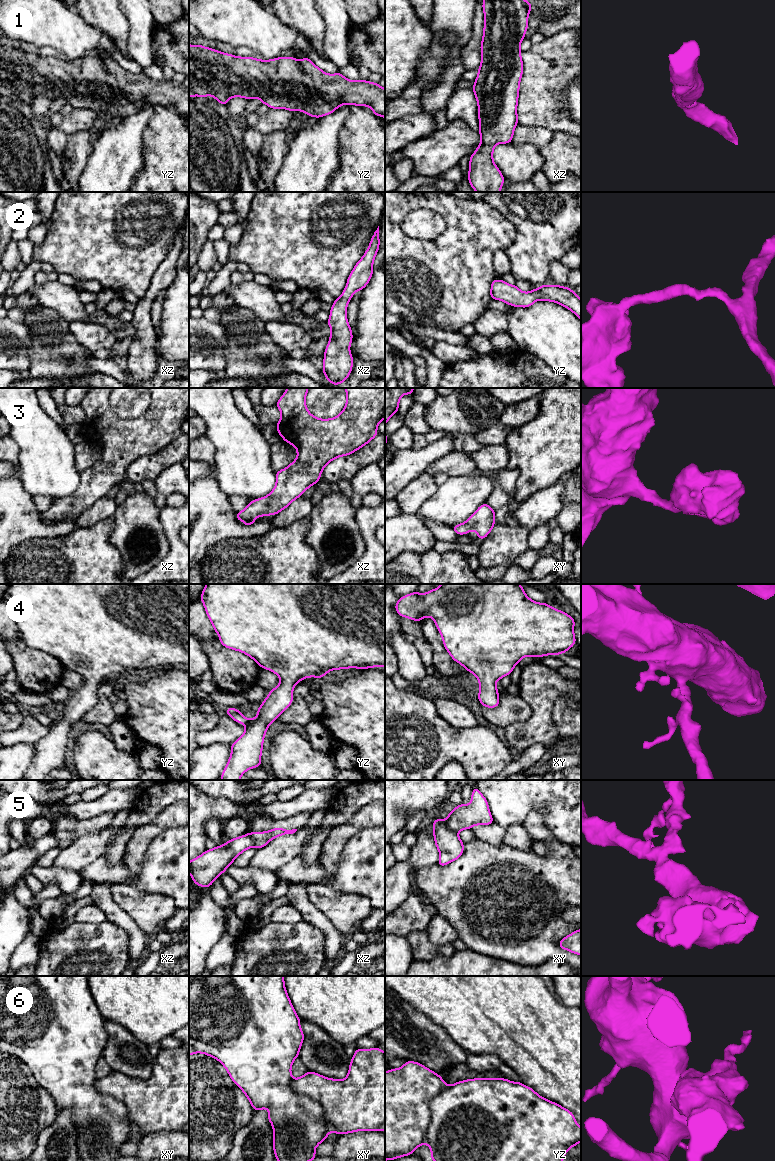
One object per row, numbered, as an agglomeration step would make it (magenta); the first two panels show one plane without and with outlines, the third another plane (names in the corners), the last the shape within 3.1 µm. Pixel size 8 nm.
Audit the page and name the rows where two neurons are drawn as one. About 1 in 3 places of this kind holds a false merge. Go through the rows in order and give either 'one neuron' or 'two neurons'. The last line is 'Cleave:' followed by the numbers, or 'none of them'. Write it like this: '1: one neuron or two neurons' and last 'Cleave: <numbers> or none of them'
1: one neuron
2: one neuron
3: one neuron
4: one neuron
5: two neurons
6: two neurons
Cleave: 5, 6

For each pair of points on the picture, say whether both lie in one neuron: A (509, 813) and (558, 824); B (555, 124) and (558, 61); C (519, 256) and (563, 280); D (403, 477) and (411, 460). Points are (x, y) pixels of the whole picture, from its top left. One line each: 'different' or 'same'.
A: same
B: same
C: different
D: same

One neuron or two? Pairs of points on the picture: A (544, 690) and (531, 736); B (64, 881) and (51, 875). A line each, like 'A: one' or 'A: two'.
A: one
B: one

